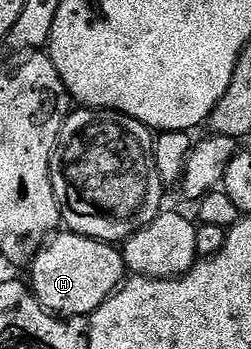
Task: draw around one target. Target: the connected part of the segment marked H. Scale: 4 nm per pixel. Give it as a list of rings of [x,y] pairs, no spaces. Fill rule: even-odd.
[[[62,231],[53,239],[47,240],[38,250],[28,266],[28,272],[28,284],[34,292],[34,298],[49,313],[69,319],[89,318],[90,314],[97,311],[120,288],[128,270],[121,248],[115,247],[111,242]]]

